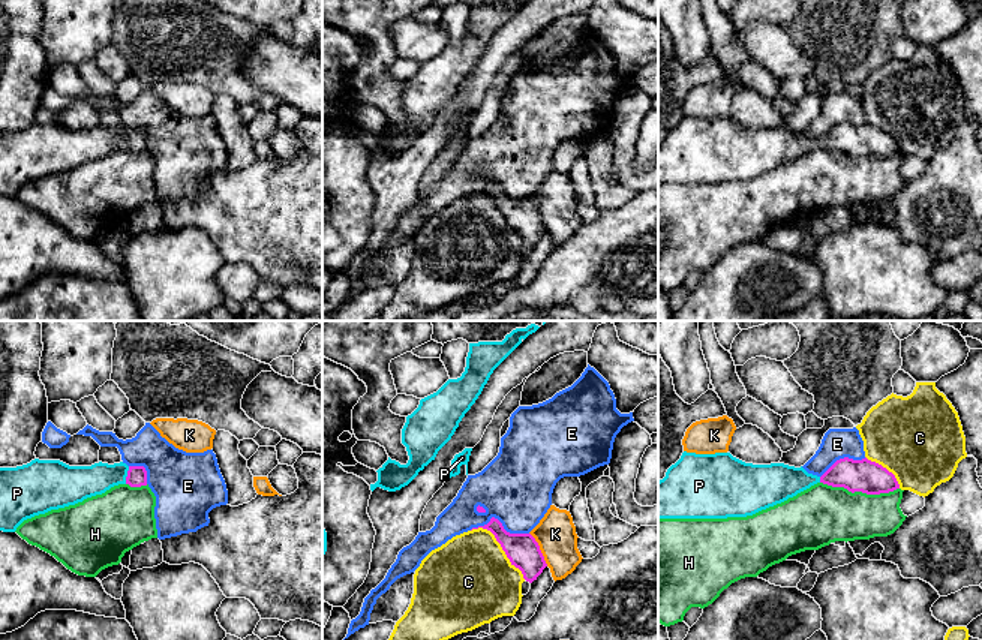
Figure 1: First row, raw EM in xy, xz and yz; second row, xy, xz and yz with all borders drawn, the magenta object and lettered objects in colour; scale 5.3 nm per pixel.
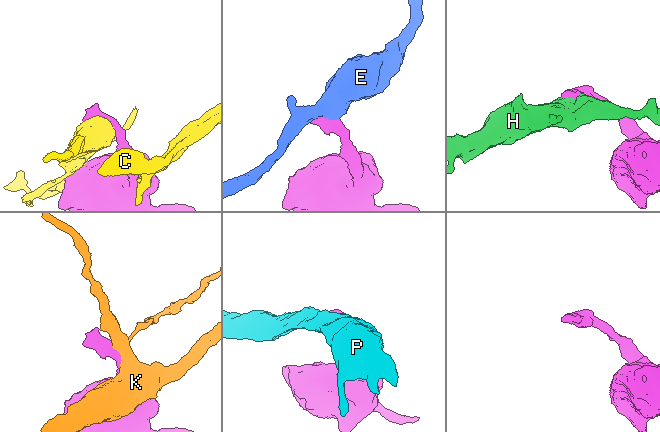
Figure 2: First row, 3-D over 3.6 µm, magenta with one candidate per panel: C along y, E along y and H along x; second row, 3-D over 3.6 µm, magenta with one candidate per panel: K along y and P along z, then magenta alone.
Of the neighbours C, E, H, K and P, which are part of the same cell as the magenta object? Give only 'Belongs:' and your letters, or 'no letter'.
Belongs: P

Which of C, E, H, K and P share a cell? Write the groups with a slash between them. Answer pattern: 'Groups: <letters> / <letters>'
Groups: C / E / H / K / P

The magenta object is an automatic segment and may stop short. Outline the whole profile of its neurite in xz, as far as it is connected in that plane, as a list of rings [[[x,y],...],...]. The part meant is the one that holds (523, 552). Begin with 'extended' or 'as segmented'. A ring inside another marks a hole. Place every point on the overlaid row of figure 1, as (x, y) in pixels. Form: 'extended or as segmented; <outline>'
as segmented; [[[495,517],[487,525],[478,528],[487,529],[495,535],[511,565],[522,571],[526,582],[532,583],[537,580],[547,567],[540,546],[531,534],[510,534]]]

